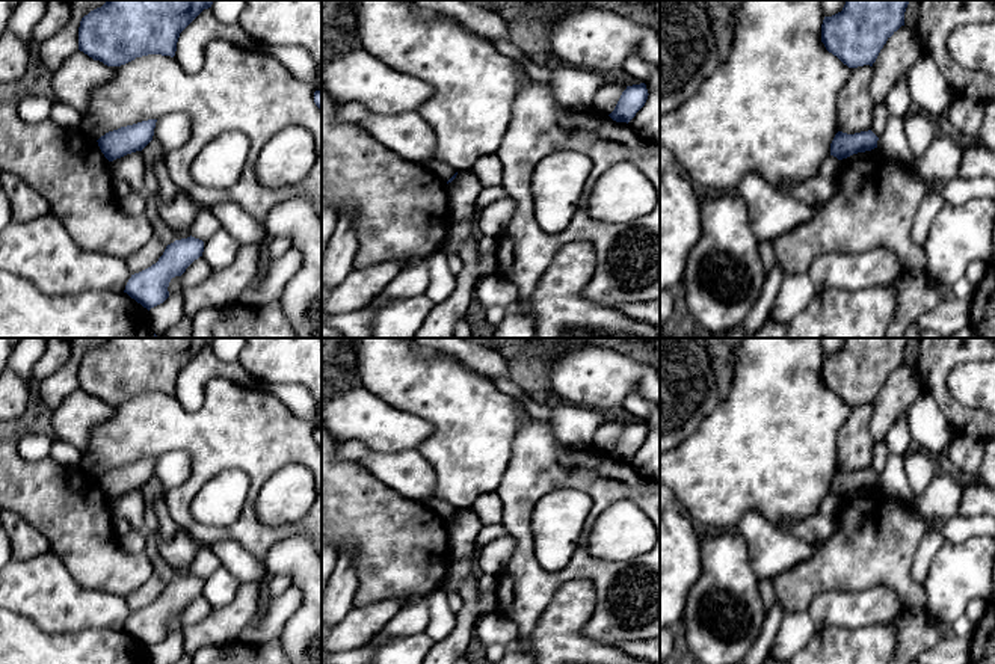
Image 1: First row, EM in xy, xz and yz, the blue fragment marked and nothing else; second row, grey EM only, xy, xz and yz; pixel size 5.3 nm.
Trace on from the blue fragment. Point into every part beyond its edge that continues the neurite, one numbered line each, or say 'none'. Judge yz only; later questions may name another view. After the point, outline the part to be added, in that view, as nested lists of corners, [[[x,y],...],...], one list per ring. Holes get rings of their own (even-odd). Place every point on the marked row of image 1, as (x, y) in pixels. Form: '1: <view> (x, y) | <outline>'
none

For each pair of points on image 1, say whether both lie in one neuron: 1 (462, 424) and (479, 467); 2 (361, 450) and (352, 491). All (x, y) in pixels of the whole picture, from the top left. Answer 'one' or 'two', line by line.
1: one
2: two

